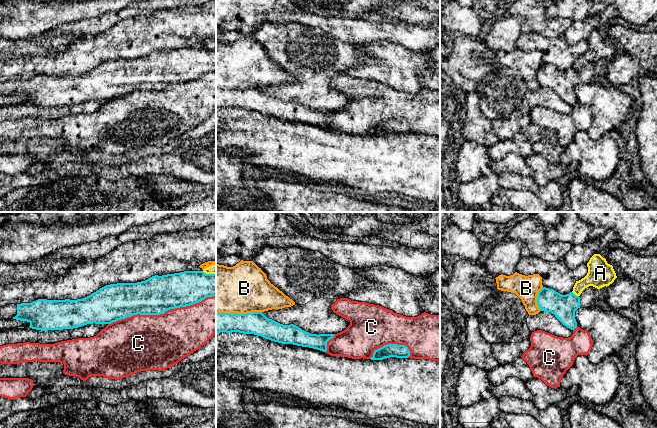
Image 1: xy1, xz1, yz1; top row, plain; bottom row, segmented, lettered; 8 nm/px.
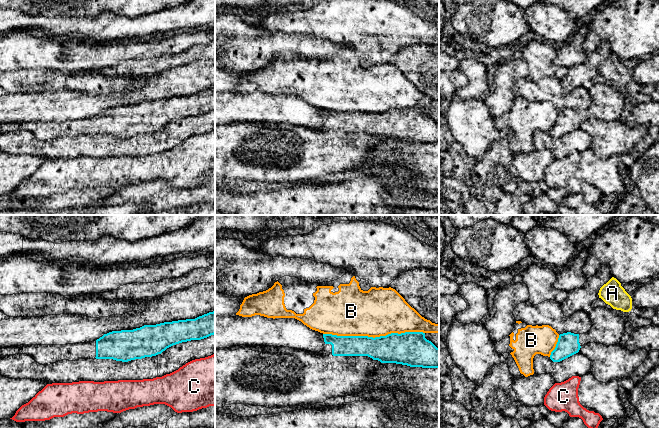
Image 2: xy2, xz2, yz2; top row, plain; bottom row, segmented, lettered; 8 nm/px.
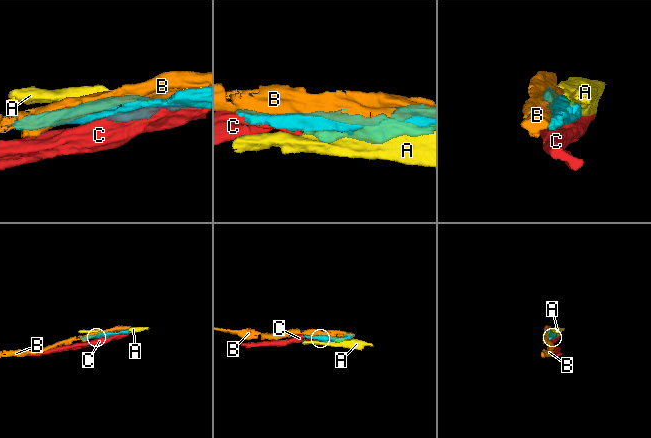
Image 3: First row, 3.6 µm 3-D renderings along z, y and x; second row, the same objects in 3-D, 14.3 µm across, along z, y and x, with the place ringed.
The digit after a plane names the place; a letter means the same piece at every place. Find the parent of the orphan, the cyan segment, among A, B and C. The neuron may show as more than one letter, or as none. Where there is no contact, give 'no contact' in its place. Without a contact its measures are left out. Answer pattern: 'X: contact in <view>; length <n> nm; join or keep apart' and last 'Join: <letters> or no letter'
A: contact in yz1; length 70 nm; keep apart
B: contact in xz2; length 800 nm; keep apart
C: contact in xy1; length 900 nm; keep apart
Join: no letter

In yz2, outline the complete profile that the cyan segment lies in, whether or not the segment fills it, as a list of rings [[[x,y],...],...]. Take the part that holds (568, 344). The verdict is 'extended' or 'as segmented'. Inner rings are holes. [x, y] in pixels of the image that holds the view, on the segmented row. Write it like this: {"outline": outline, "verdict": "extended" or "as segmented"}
{"outline": [[[605,307],[589,308],[587,310],[592,321],[589,332],[574,334],[571,332],[559,335],[555,349],[550,359],[560,362],[579,352],[588,343],[599,343],[606,346],[619,344],[625,333],[627,317],[619,310]]], "verdict": "extended"}

